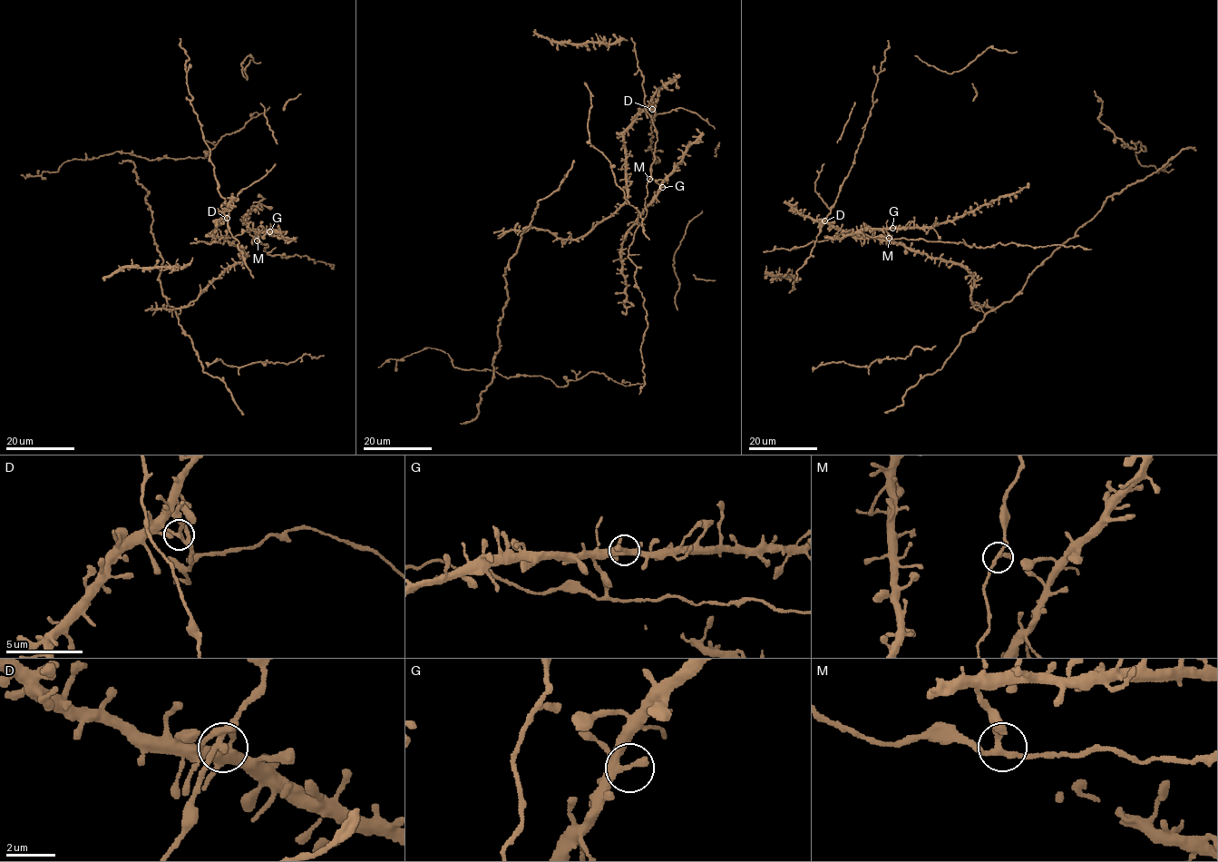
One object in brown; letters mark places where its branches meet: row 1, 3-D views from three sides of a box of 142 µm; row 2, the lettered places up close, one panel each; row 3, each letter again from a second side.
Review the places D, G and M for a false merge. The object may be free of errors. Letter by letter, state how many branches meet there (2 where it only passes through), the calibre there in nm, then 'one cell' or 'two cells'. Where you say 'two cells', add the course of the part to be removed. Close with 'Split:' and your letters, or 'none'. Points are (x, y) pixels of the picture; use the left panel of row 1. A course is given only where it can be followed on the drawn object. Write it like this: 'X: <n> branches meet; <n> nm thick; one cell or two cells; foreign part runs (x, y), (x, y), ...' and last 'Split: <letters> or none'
D: 4 branches meet; 220 nm thick; one cell
G: 4 branches meet; 300 nm thick; one cell
M: 3 branches meet; 200 nm thick; one cell
Split: none

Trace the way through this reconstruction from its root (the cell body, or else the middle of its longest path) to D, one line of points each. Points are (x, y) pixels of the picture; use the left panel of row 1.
D: (239, 263), (246, 254), (226, 239), (212, 235), (218, 221), (227, 218)

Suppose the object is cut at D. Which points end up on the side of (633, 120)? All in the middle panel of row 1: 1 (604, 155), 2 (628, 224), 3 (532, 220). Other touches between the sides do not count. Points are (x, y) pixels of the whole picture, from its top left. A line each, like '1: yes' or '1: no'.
1: no
2: no
3: no

